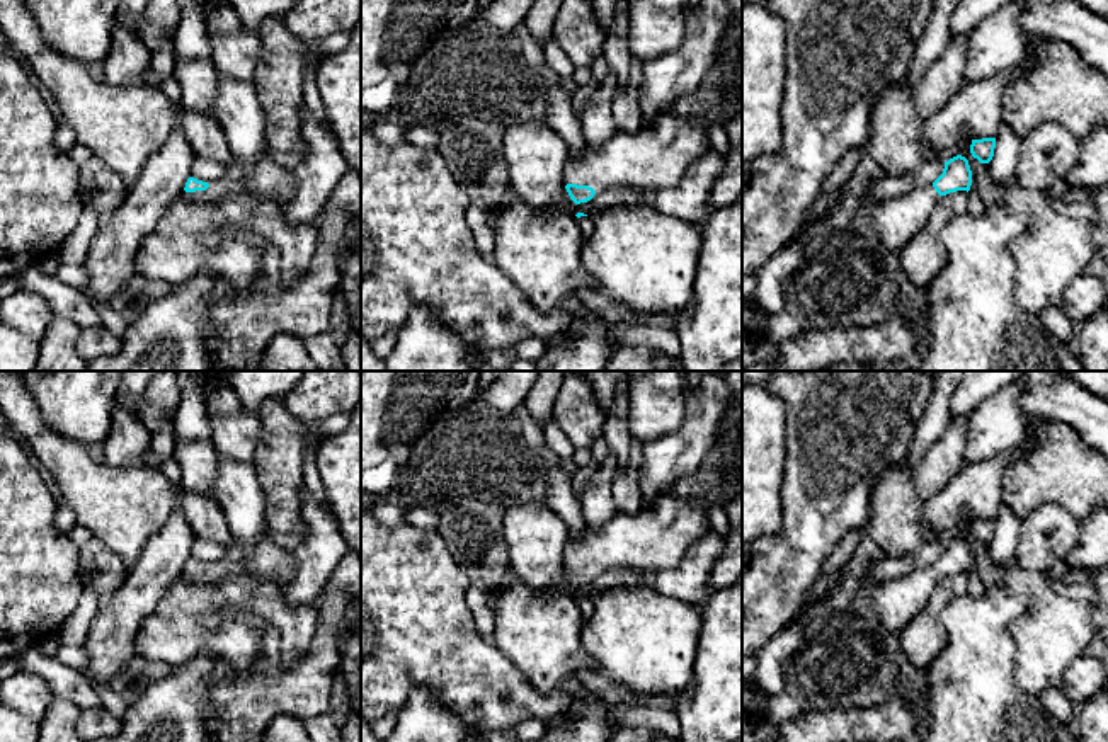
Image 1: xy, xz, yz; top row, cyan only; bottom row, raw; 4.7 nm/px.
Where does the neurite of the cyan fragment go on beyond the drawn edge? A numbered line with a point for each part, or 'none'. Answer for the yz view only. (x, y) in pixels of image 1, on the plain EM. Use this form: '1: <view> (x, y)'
1: yz (897, 601)

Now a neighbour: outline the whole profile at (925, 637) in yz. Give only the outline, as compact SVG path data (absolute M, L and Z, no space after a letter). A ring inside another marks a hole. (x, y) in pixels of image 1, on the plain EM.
M957 572L941 577L926 608L897 636L909 662L928 671L946 643L946 631L940 623L941 609L955 597L967 596L968 574Z

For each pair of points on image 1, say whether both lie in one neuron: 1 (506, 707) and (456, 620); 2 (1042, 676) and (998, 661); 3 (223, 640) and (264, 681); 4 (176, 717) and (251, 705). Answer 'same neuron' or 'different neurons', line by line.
1: same neuron
2: different neurons
3: different neurons
4: different neurons

